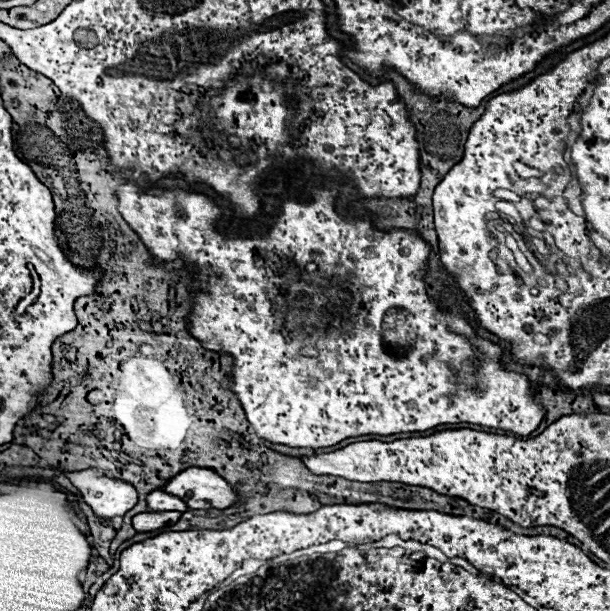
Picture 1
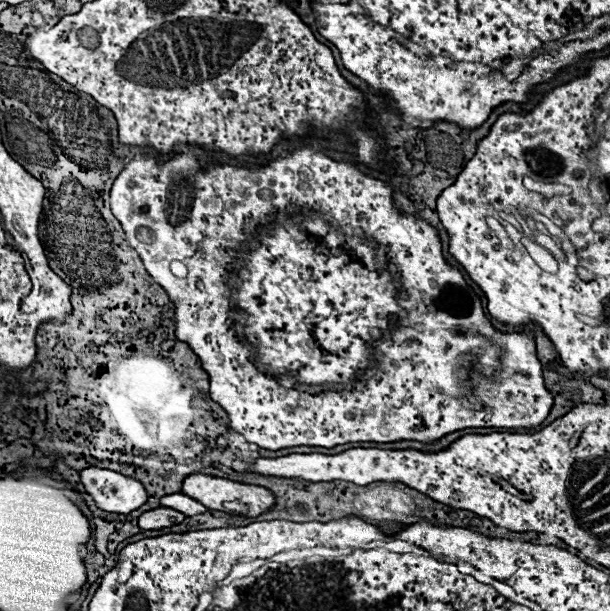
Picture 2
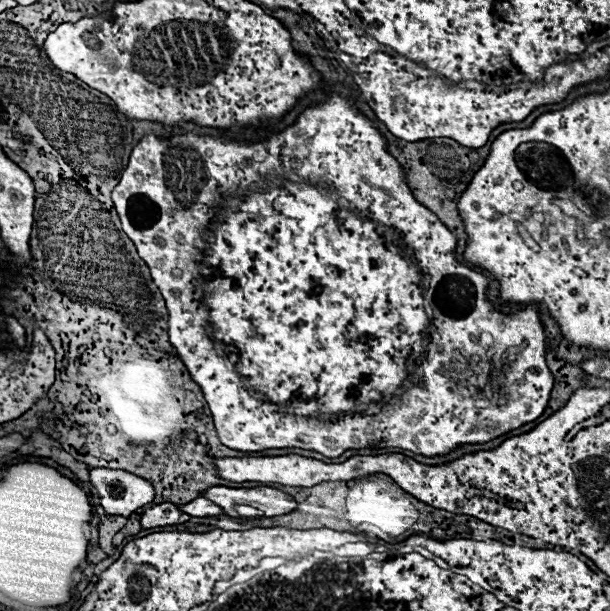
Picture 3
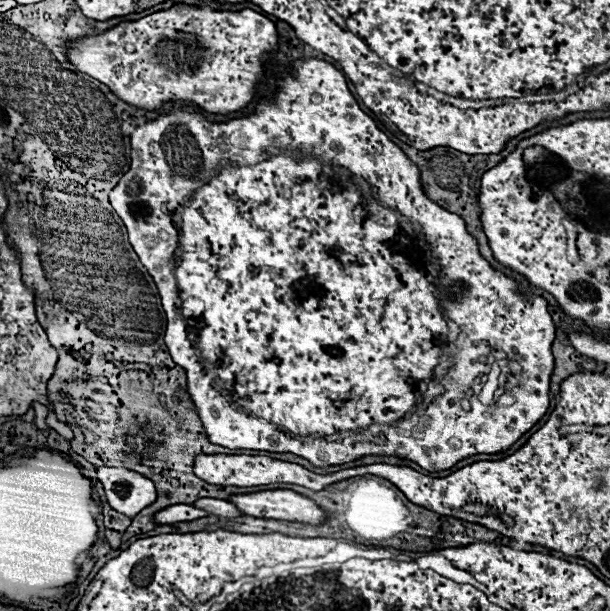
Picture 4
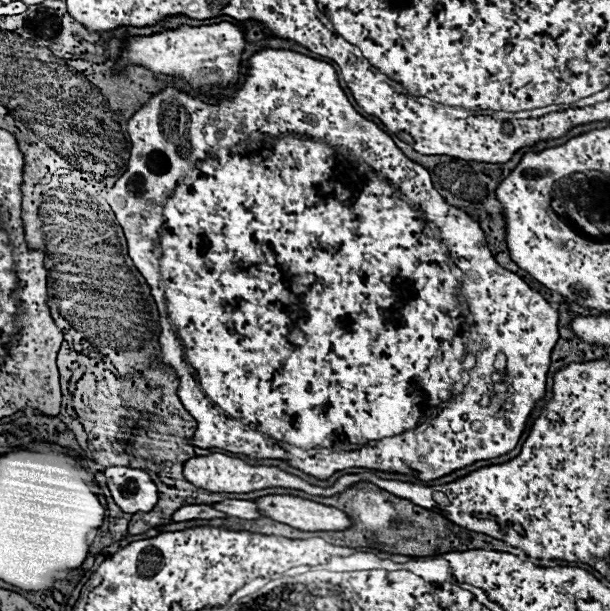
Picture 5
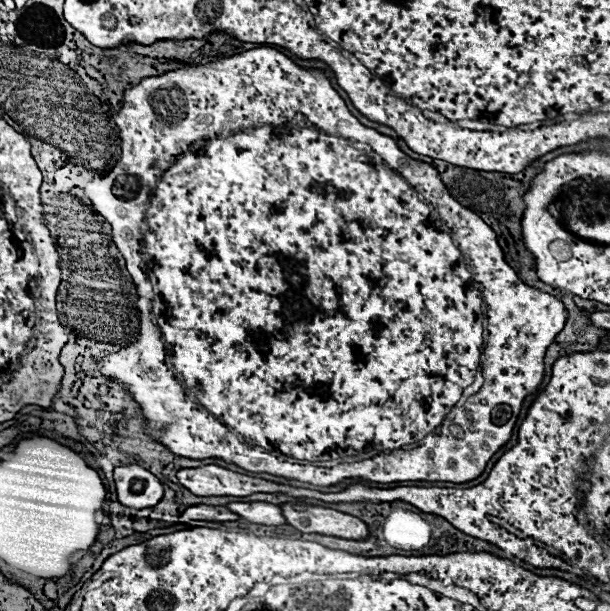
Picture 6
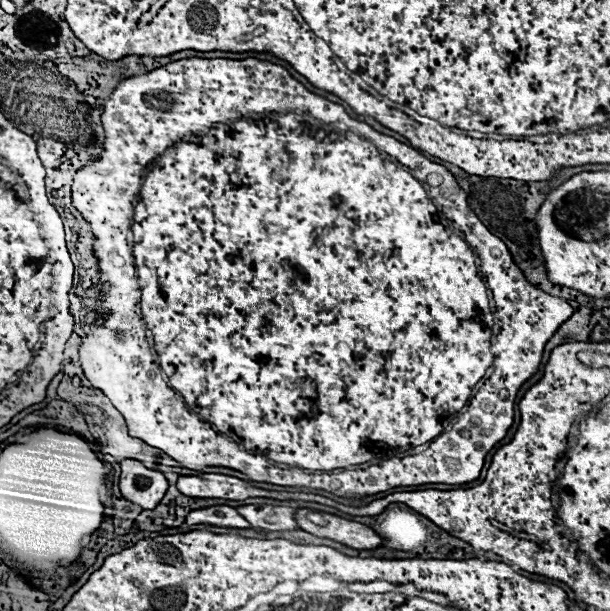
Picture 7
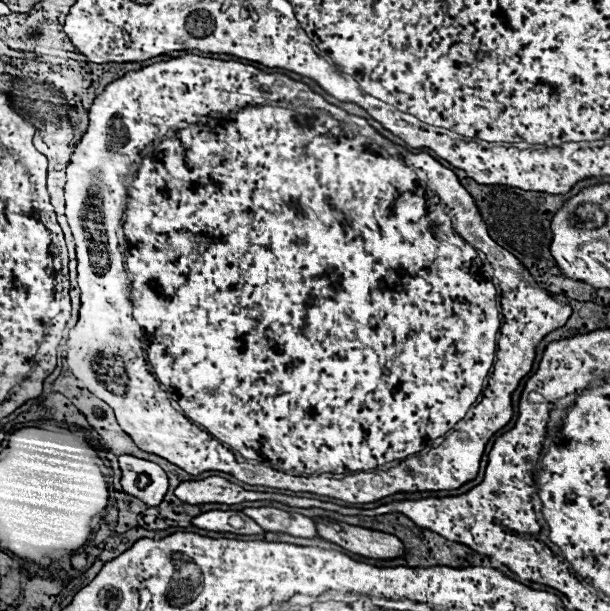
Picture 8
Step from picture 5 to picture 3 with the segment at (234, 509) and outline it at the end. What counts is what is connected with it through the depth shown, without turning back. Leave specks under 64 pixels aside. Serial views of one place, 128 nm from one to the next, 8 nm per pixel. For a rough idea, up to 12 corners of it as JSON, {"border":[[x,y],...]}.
{"border":[[204,498],[182,504],[180,510],[192,516],[220,516],[220,506]]}

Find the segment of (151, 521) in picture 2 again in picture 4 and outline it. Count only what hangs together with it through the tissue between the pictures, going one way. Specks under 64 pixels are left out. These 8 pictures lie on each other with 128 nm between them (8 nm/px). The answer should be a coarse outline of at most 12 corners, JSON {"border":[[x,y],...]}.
{"border":[[190,504],[160,510],[158,524],[206,518],[206,512]]}

